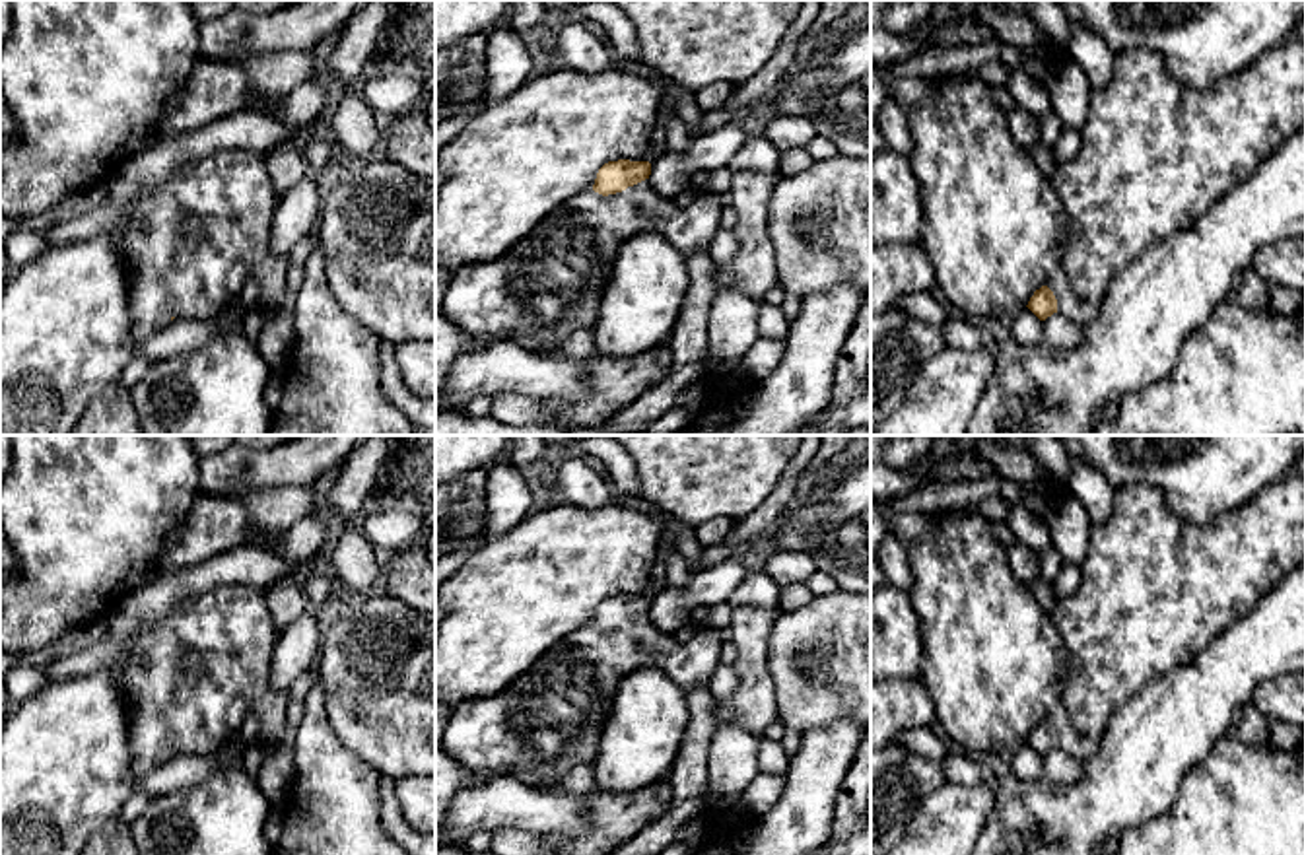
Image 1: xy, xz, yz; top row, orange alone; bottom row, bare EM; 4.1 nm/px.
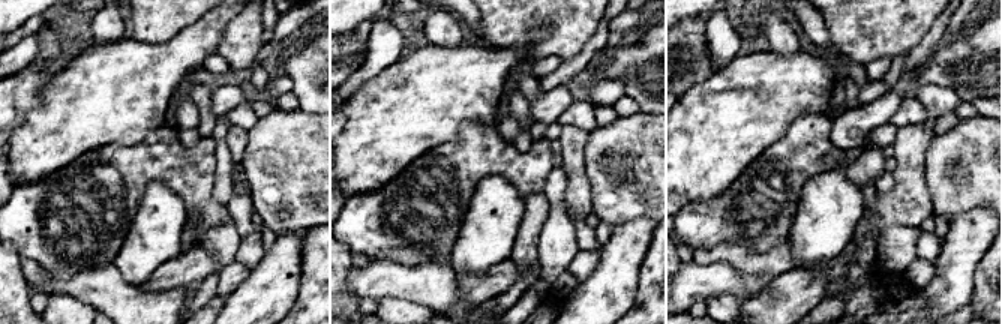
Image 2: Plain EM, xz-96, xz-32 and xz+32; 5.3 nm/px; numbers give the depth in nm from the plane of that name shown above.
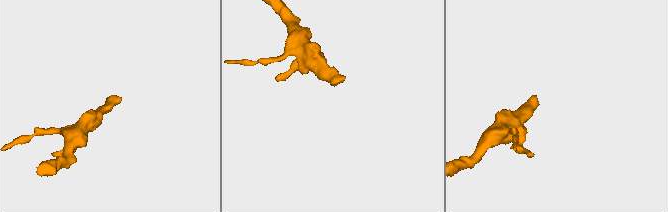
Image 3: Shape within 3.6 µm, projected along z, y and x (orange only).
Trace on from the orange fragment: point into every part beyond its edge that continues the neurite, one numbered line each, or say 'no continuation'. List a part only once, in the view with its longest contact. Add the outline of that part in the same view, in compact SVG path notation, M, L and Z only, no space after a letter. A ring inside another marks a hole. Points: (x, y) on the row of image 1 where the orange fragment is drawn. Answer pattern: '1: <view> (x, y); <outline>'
1: xz (550, 284); M647 179L608 196L583 190L544 216L503 256L461 266L449 278L439 311L470 336L527 334L531 344L546 348L573 332L593 330L612 262L628 239L655 231L688 258L709 251L721 229L721 212L713 192L700 190L690 206L680 208Z

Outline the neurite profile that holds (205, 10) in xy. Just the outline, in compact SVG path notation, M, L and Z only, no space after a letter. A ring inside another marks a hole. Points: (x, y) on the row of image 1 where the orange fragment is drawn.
M187 0L200 21L220 17L237 8L237 0Z

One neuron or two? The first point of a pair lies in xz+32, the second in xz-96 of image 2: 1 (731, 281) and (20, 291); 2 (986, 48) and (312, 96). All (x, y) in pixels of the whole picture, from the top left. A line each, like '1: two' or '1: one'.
1: two
2: one

